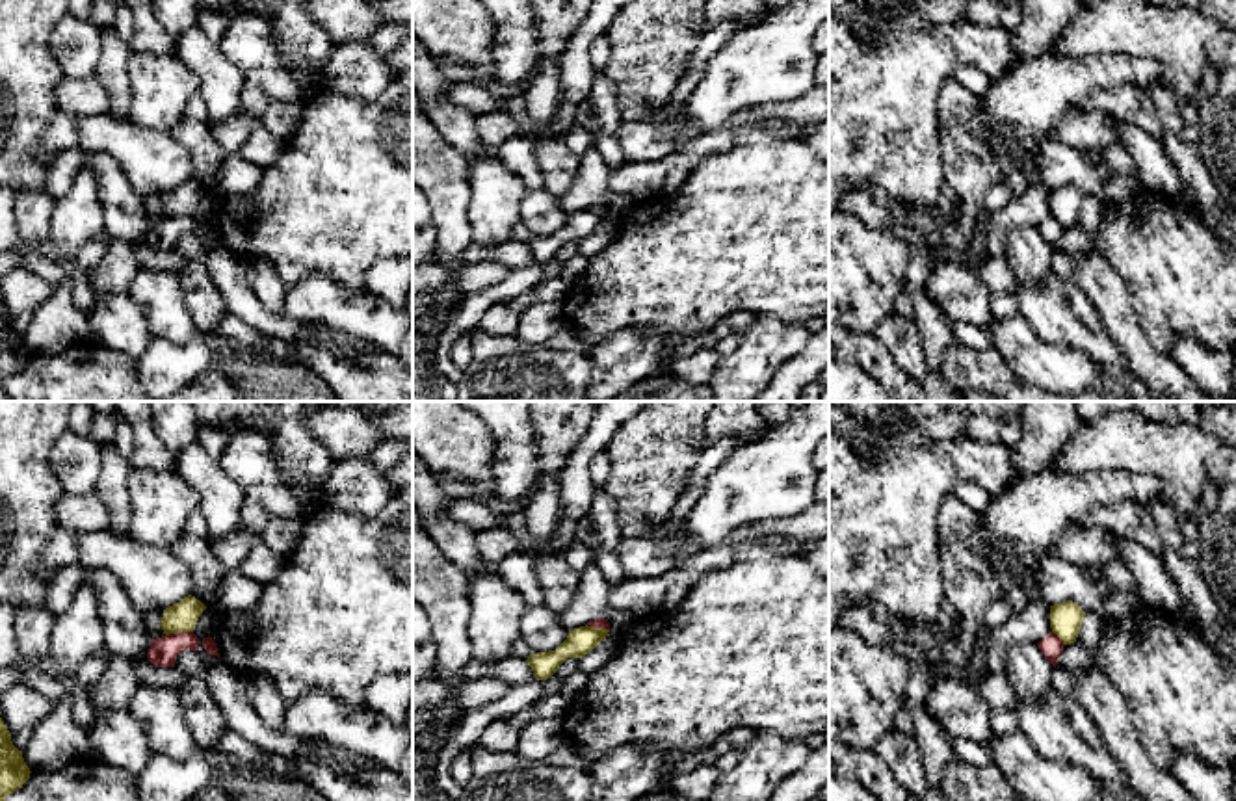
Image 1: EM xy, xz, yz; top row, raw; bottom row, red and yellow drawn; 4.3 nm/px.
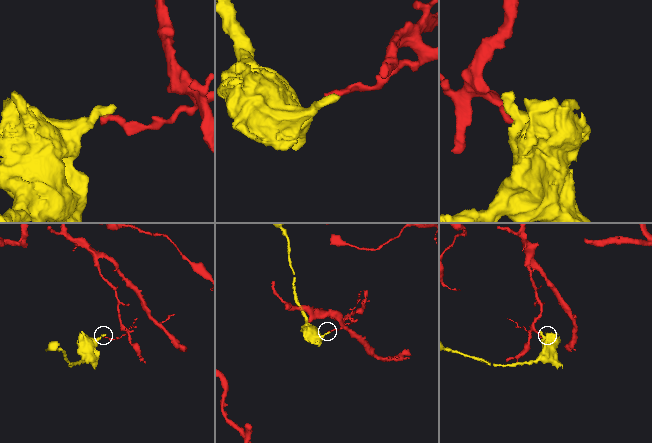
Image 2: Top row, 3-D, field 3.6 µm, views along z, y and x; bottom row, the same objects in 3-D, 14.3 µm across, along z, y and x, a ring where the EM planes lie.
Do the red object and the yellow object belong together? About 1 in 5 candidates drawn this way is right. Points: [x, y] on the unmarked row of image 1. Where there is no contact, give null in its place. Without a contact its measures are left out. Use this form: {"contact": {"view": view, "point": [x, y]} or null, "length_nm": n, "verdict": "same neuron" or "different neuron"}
{"contact": {"view": "xy", "point": [179, 216]}, "length_nm": 120, "verdict": "different neuron"}

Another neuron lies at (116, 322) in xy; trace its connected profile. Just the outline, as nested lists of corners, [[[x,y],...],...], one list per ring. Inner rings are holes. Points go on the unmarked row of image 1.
[[[128,294],[99,299],[87,314],[87,325],[91,340],[130,359],[143,355],[154,336],[145,314]]]

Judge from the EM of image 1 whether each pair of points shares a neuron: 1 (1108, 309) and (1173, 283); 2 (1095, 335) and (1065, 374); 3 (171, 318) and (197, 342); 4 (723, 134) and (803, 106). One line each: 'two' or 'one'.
1: two
2: two
3: two
4: one

